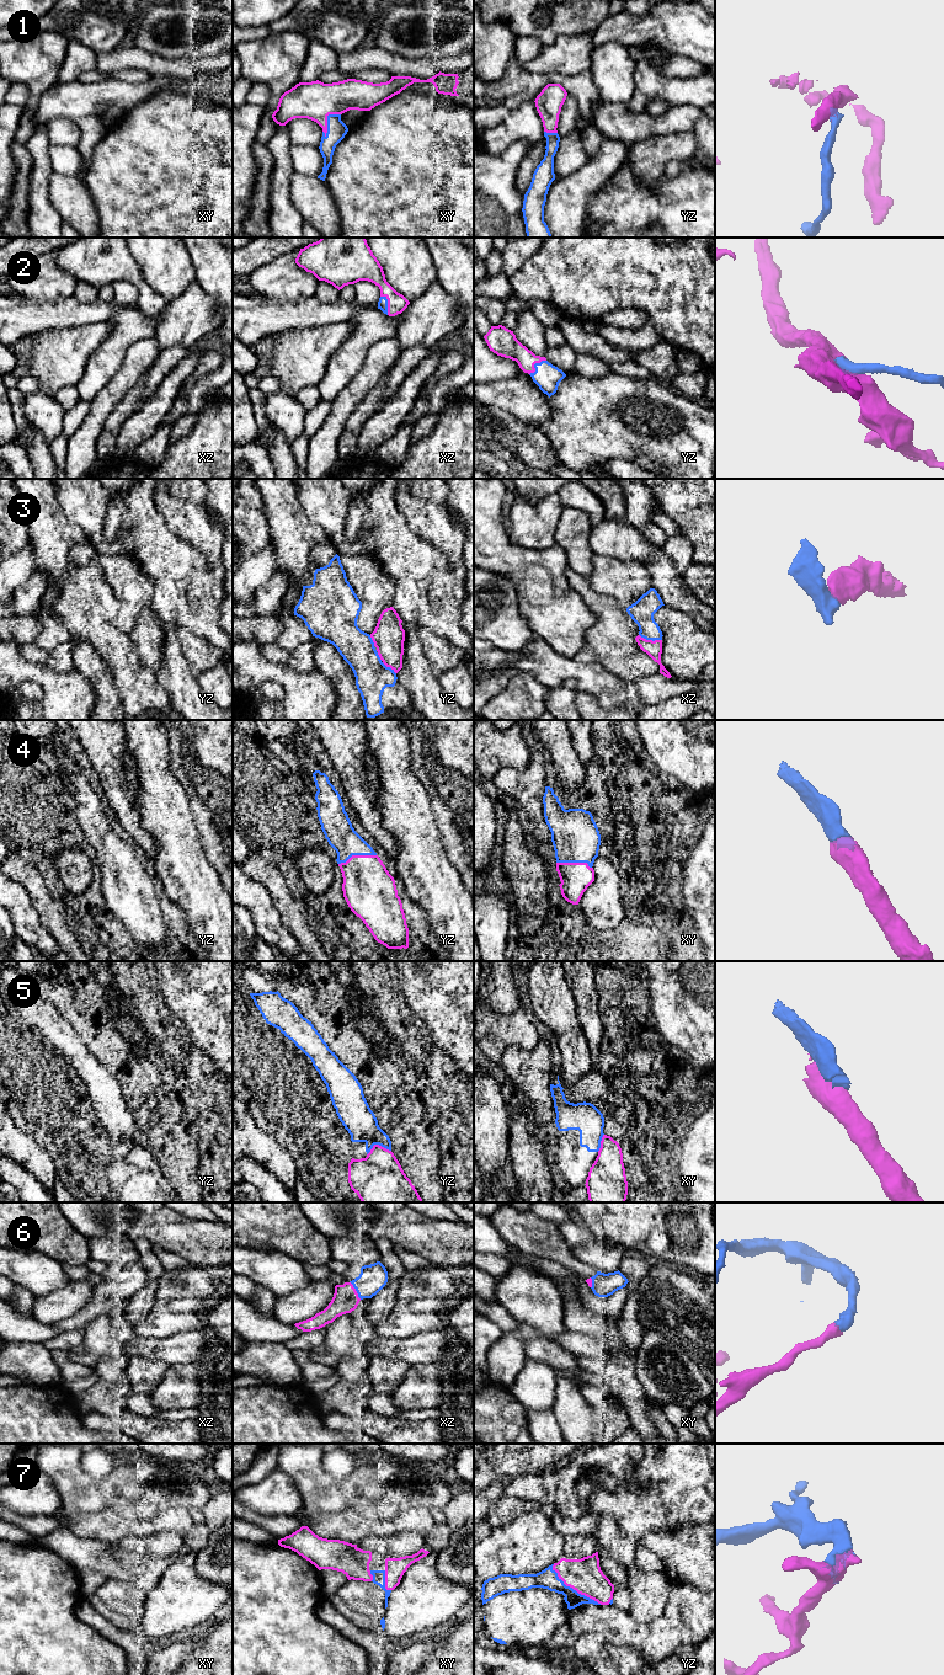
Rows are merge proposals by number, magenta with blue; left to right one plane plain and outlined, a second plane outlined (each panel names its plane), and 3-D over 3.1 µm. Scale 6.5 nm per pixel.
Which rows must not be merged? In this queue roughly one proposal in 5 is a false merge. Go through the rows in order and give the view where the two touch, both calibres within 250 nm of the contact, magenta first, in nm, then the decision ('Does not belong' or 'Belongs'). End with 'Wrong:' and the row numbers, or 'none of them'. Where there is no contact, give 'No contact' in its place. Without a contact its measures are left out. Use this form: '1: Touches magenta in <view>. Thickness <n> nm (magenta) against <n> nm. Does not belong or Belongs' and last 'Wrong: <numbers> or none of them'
1: Touches magenta in xy. Thickness 240 nm (magenta) against 130 nm. Belongs
2: Touches magenta in yz. Thickness 170 nm (magenta) against 170 nm. Belongs
3: Touches magenta in xz. Thickness 110 nm (magenta) against 160 nm. Does not belong
4: Touches magenta in yz. Thickness 340 nm (magenta) against 190 nm. Belongs
5: Touches magenta in yz. Thickness 340 nm (magenta) against 200 nm. Does not belong
6: Touches magenta in xz. Thickness 170 nm (magenta) against 180 nm. Belongs
7: Touches magenta in yz. Thickness 220 nm (magenta) against 130 nm. Belongs
Wrong: 3, 5

